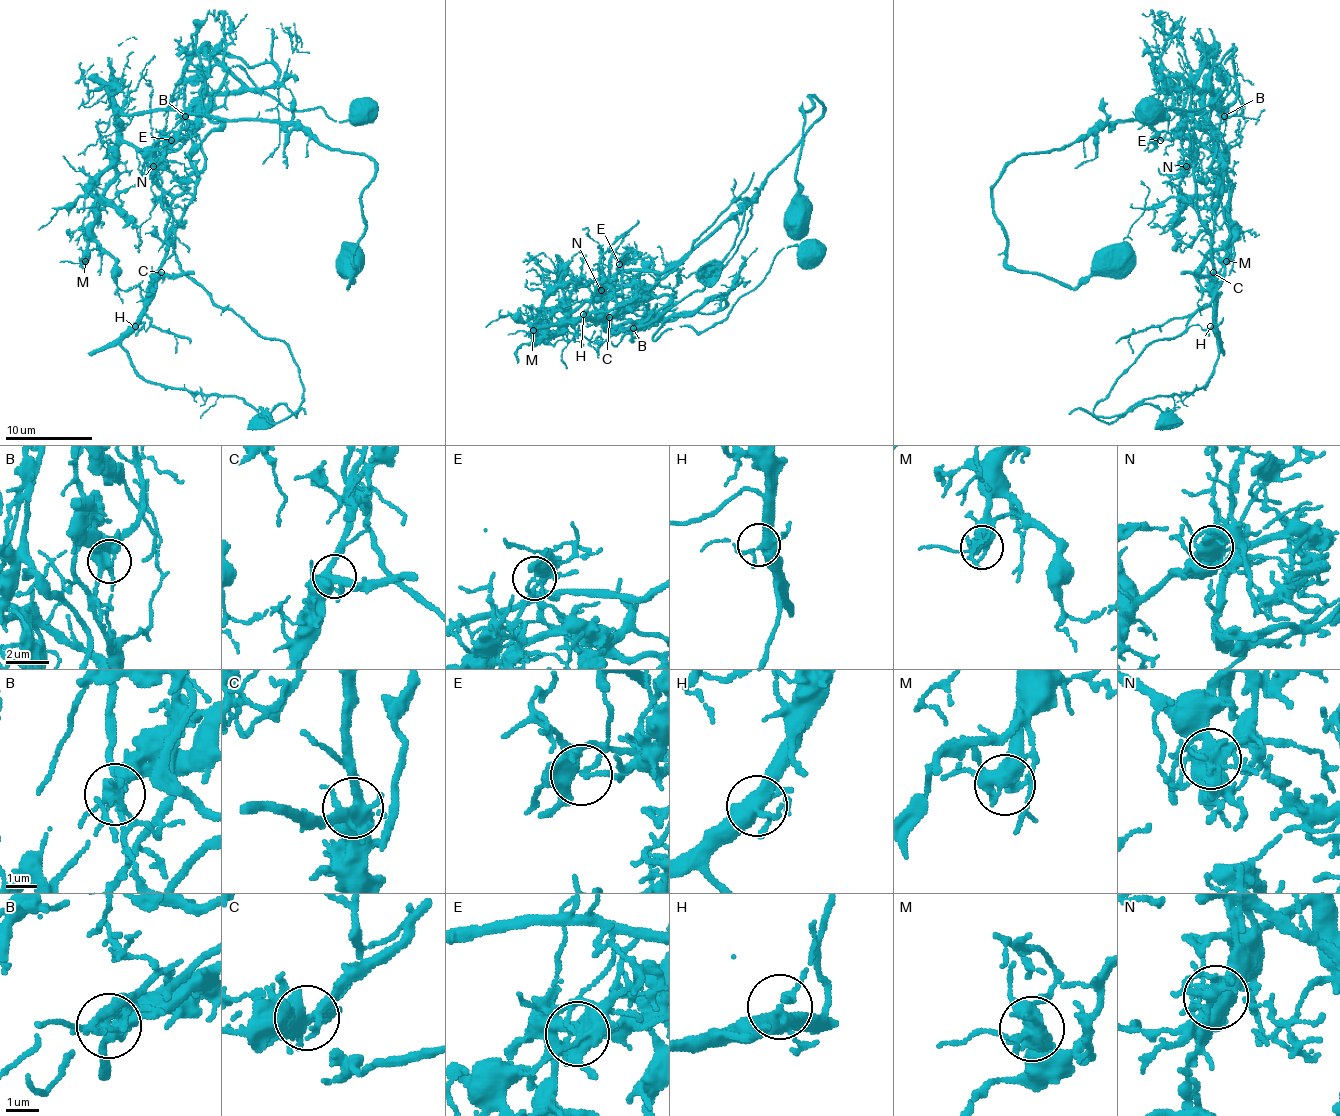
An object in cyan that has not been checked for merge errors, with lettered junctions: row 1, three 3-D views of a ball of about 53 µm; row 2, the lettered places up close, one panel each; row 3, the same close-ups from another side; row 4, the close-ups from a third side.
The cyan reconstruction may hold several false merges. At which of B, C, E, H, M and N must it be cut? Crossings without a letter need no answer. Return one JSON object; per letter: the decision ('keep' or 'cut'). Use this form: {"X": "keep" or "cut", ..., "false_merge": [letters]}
{"B": "cut", "C": "keep", "E": "cut", "H": "keep", "M": "keep", "N": "cut", "false_merge": ["B", "E", "N"]}

